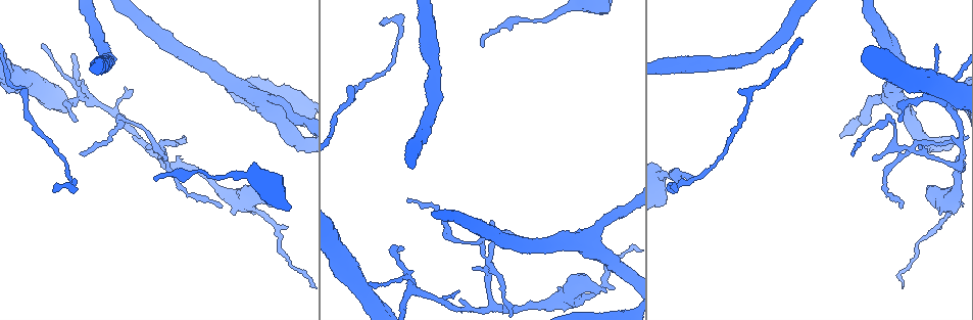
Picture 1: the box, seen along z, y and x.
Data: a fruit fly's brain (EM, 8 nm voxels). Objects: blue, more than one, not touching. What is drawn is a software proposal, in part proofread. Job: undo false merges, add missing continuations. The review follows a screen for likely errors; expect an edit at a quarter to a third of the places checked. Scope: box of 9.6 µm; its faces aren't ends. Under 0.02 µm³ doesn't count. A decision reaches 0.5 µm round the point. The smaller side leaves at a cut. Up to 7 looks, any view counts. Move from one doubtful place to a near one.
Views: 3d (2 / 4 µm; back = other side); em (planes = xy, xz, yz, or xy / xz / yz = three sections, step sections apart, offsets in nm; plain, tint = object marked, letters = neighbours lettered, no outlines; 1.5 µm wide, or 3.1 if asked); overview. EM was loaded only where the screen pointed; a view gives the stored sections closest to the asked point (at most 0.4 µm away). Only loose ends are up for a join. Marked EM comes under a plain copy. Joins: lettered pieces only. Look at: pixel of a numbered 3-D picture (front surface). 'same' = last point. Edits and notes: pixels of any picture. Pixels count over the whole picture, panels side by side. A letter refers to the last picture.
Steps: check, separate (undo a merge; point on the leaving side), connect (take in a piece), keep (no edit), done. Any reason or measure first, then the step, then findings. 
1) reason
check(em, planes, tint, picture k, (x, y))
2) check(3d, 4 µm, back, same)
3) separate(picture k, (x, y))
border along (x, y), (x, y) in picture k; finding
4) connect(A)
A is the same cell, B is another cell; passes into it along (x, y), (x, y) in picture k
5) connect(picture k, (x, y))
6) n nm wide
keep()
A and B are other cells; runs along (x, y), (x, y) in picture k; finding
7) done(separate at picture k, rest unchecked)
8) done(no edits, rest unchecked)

sharp bend
check(3d, 2 µm, picture 1, (490, 262))

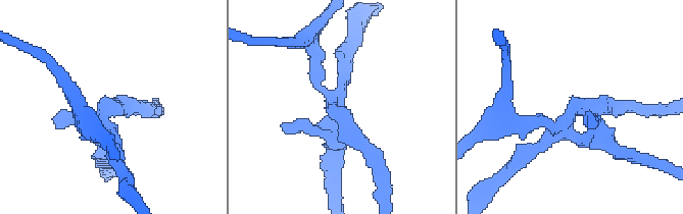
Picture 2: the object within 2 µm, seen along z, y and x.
shape alone is not enough
check(em, planes, letters, picture 2, (338, 102))

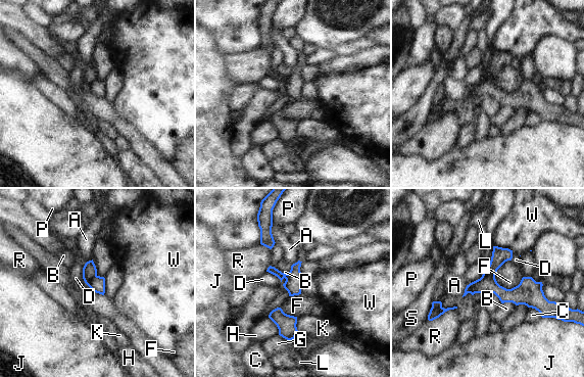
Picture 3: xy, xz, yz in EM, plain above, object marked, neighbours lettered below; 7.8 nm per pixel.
separate(picture 3, (499, 255))
A, B, C, D, F, G, H, J, K, L, P, R, S and W are other cells; border along (482, 275), (494, 277) in picture 3; two cells meet here

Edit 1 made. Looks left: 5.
check(overview)

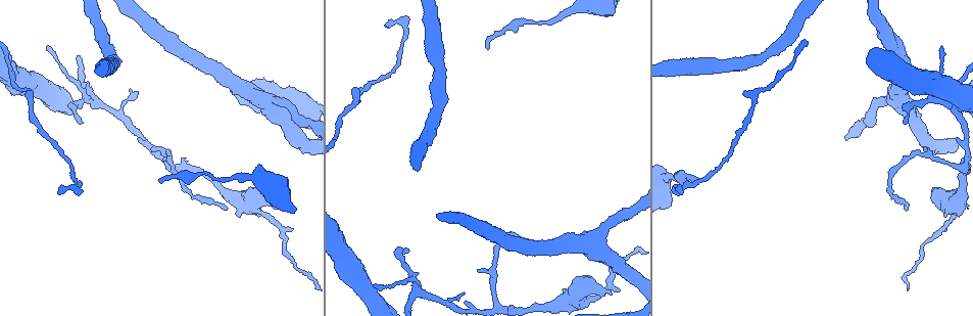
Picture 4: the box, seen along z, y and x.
thin end
check(3d, 2 µm, picture 4, (79, 124))

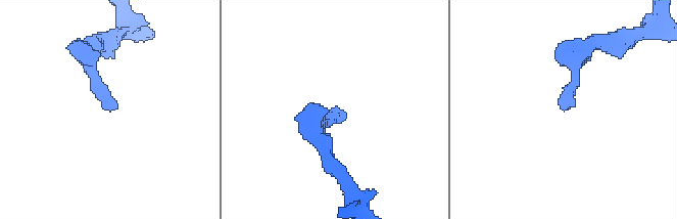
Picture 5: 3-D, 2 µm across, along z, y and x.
shape alone is not enough
check(em, yz, step 4, tint, picture 5, (337, 114))

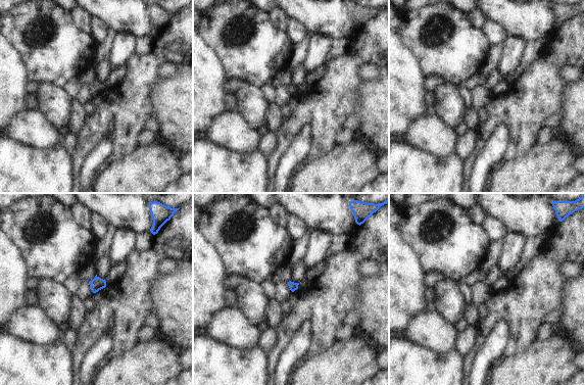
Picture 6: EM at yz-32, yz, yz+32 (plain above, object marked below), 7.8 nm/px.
check(em, planes, letters, same)

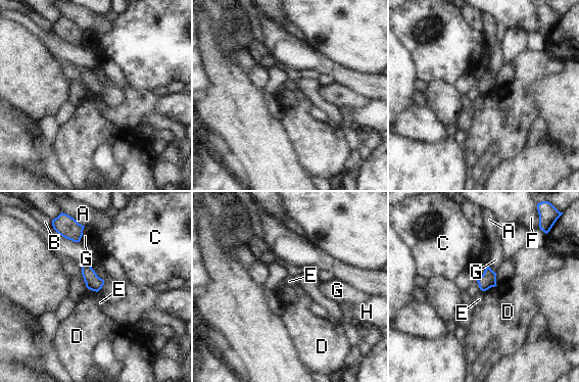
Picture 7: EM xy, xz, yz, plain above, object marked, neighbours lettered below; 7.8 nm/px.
keep()
A, B, C, D, E, F, G and H are other cells; border along (85, 227), (80, 240) in picture 7; no lettered piece goes on from it

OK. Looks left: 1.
done(separate at picture 3, rest unchecked)

